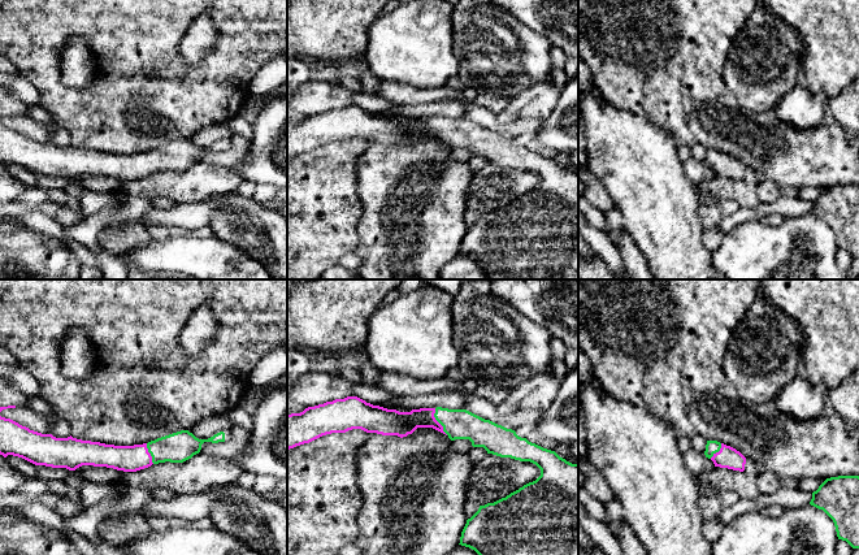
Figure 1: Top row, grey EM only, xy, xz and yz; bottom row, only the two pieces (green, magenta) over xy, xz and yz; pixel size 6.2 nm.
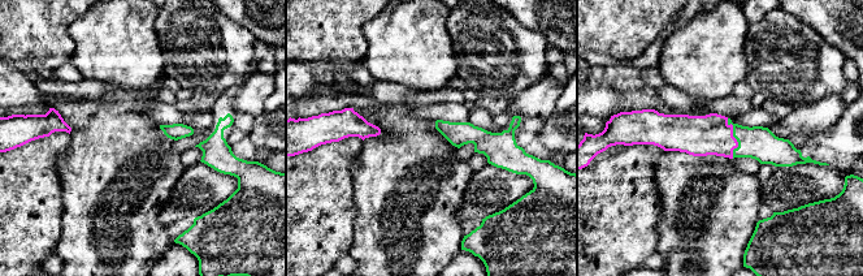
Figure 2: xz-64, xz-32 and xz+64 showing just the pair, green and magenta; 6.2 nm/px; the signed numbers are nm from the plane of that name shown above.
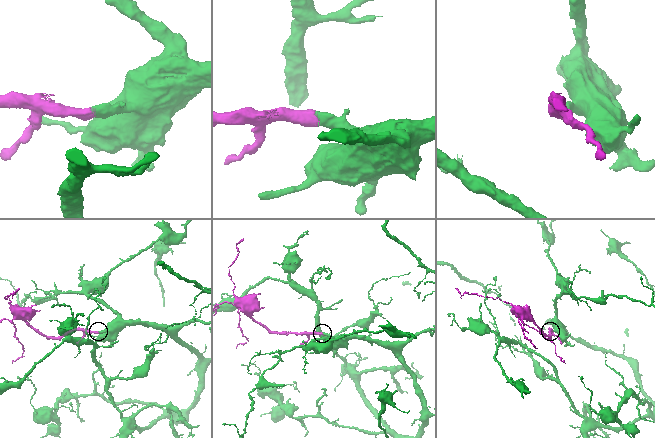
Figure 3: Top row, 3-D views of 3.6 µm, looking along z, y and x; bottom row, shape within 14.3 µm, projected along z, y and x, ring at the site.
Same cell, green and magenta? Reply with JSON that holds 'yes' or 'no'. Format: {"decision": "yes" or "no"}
{"decision": "yes"}

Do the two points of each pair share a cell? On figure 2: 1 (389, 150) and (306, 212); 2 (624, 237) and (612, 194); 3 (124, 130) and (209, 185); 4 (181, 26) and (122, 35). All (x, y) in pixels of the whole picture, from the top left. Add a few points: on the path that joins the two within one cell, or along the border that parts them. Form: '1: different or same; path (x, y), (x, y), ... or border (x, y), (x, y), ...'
1: different; border (361, 150), (351, 164), (352, 199), (356, 208)
2: same; path (614, 227), (612, 205)
3: different; border (185, 169), (169, 195)
4: different; border (157, 13), (155, 31), (165, 59)

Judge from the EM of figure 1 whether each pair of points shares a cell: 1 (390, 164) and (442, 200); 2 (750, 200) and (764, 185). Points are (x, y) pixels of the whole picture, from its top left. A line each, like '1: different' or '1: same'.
1: same
2: different

